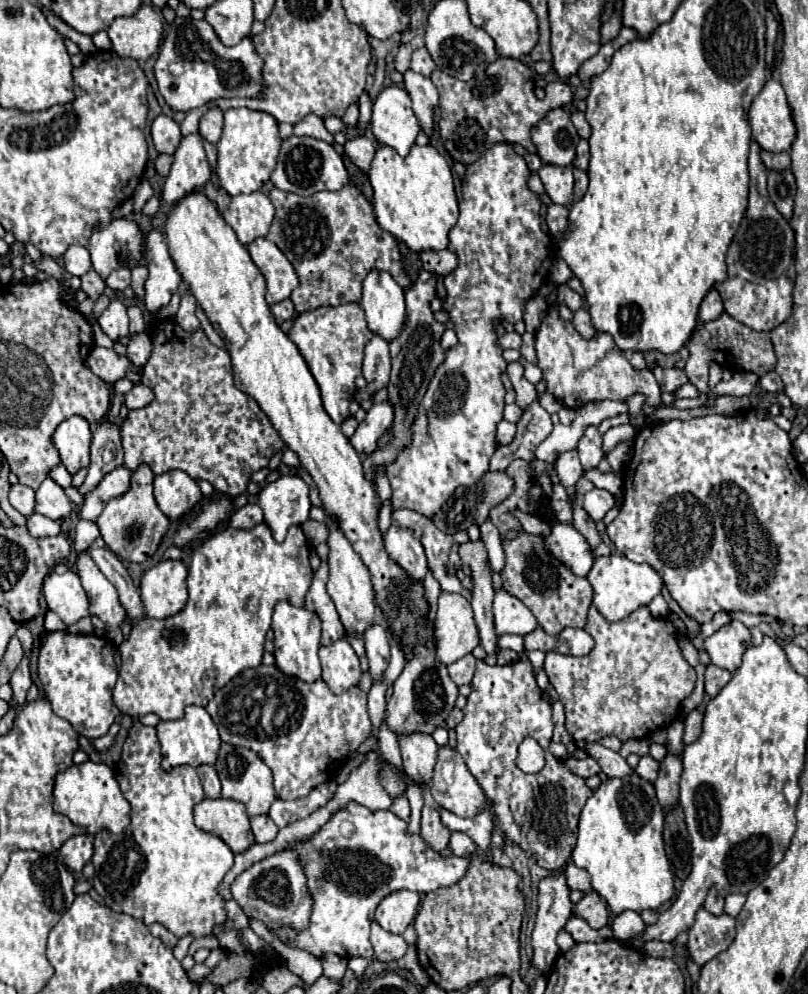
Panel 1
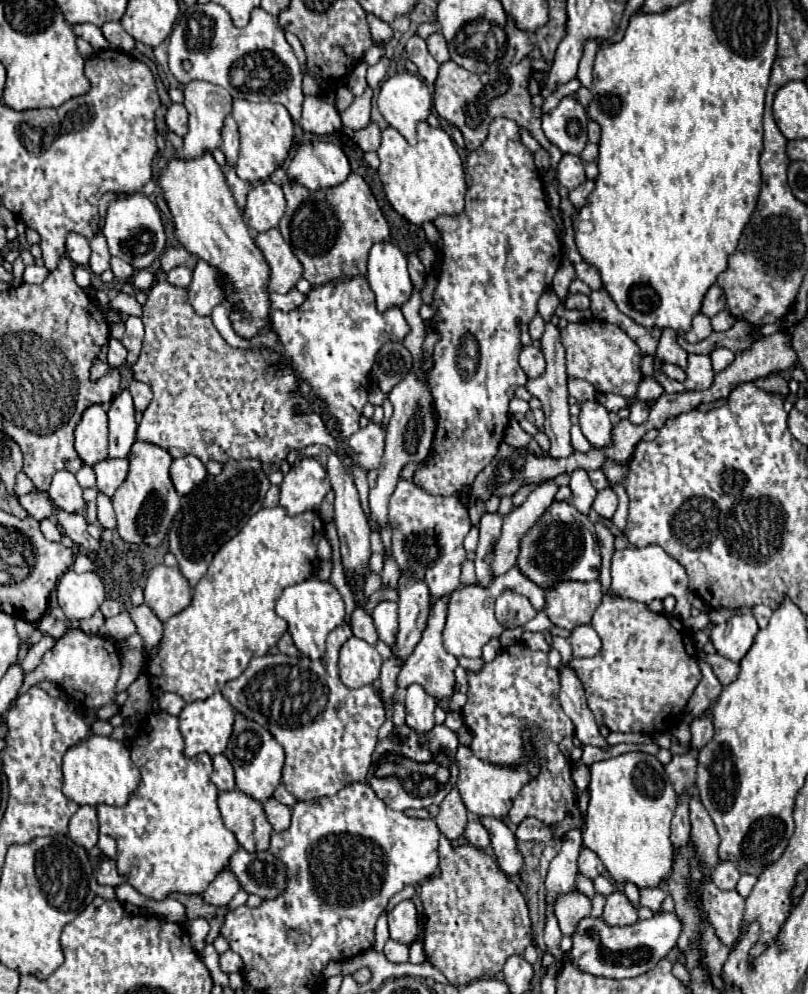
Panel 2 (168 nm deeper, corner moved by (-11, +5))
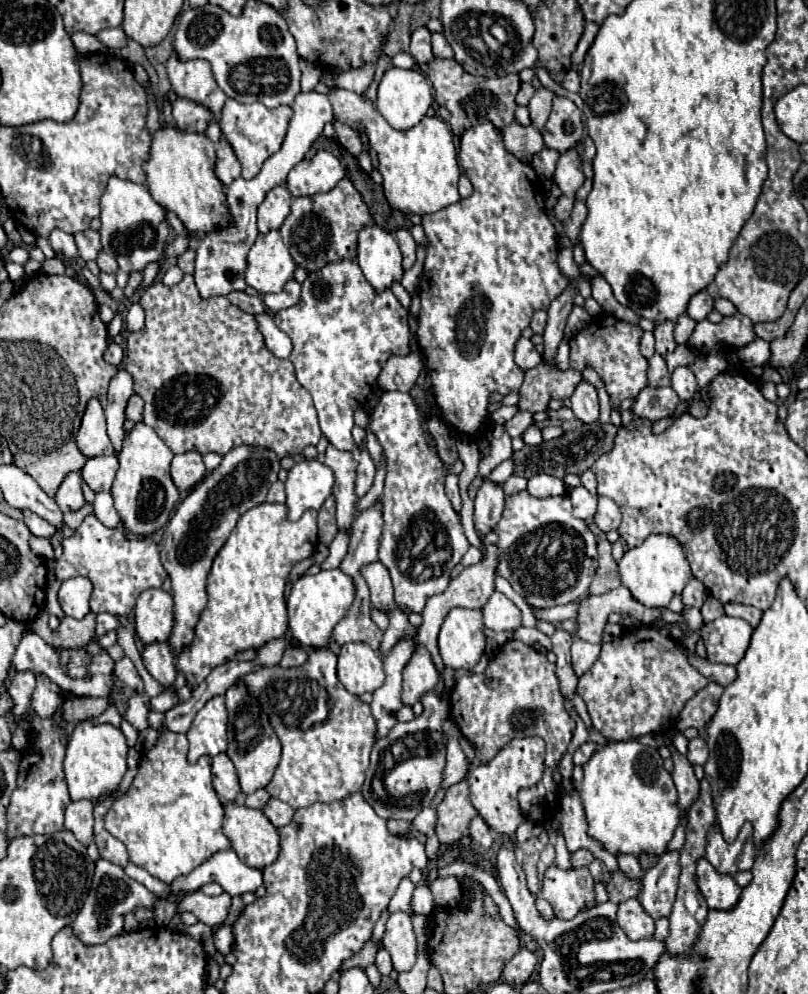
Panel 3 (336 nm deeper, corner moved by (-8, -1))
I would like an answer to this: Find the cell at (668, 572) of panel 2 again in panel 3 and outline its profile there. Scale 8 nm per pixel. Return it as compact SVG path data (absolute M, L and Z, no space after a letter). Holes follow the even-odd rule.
M663 533L649 535L639 547L627 549L623 559L619 561L619 573L621 583L629 587L631 595L645 607L667 607L669 601L679 595L685 585L693 579L681 543L673 535Z

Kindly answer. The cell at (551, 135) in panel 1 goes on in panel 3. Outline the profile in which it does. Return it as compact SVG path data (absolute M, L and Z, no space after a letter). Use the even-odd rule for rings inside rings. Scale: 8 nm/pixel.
M555 95L553 111L543 131L545 145L549 149L557 149L559 153L565 153L573 145L577 145L581 137L583 137L581 111L571 99Z

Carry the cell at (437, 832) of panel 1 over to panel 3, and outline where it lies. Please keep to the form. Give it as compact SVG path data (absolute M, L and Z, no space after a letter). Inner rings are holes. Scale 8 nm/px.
M463 779L447 789L445 799L437 807L437 839L445 845L459 841L463 835L467 835L469 823L475 815L477 811L469 799L469 783Z

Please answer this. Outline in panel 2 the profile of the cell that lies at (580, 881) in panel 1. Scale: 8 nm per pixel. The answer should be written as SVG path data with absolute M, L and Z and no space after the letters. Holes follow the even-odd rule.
M582 849L580 857L578 857L578 871L580 871L580 875L584 875L588 879L596 879L598 875L604 873L604 865L594 851Z

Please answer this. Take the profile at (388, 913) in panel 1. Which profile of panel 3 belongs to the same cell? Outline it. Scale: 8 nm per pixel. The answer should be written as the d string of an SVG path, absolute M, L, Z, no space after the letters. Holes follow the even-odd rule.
M397 911L397 913L389 915L387 929L385 929L385 935L381 939L381 945L383 945L383 949L389 951L391 961L393 961L393 969L397 973L409 971L415 965L415 961L417 961L417 939L413 933L409 913Z

